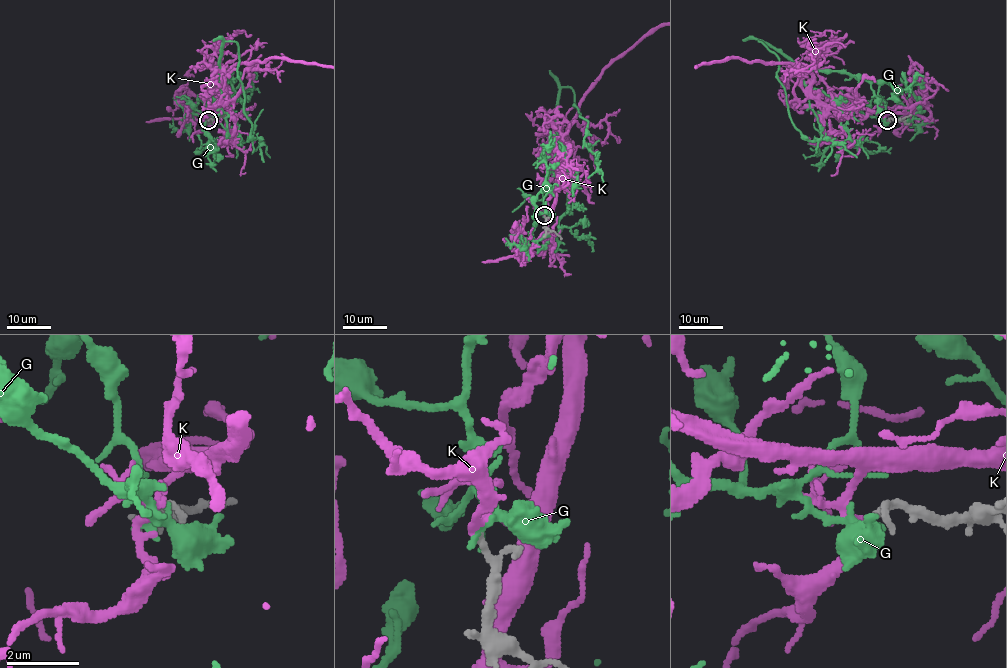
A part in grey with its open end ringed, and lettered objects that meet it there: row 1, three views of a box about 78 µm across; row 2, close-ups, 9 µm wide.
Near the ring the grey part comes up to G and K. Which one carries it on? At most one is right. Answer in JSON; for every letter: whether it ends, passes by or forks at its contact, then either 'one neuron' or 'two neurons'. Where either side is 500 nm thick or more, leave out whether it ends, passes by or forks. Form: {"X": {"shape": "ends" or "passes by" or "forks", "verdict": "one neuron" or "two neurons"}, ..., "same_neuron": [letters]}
{"G": {"shape": "passes by", "verdict": "two neurons"}, "K": {"shape": "forks", "verdict": "two neurons"}, "same_neuron": []}

